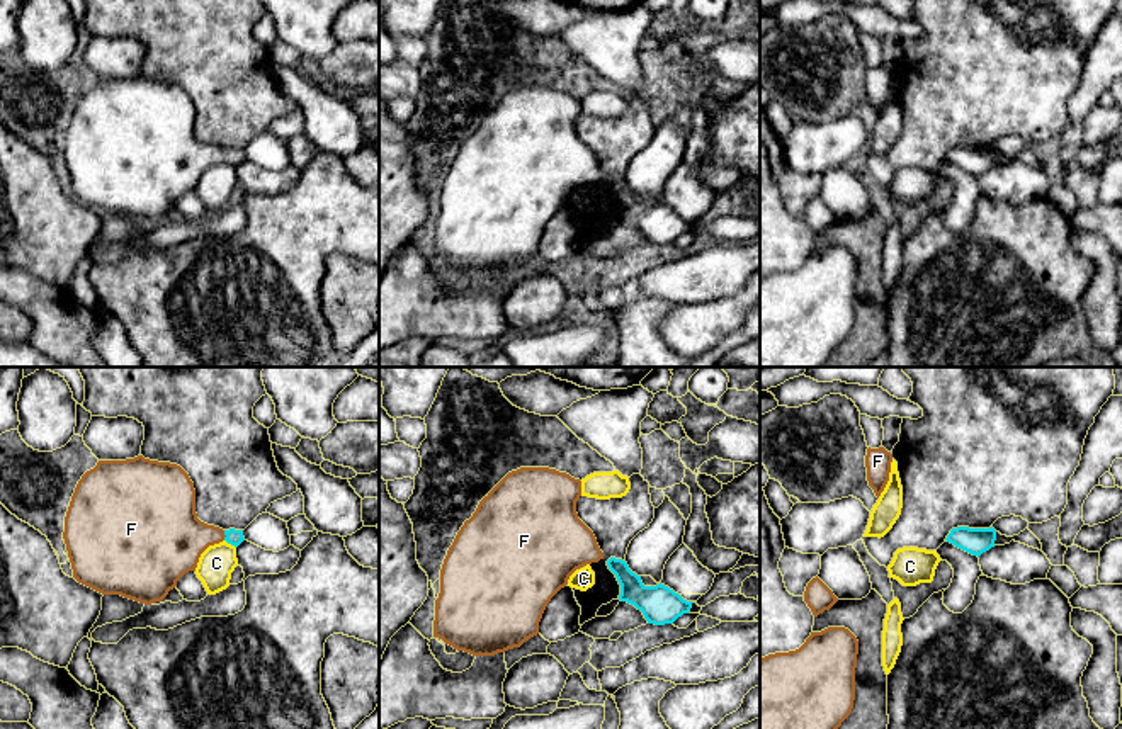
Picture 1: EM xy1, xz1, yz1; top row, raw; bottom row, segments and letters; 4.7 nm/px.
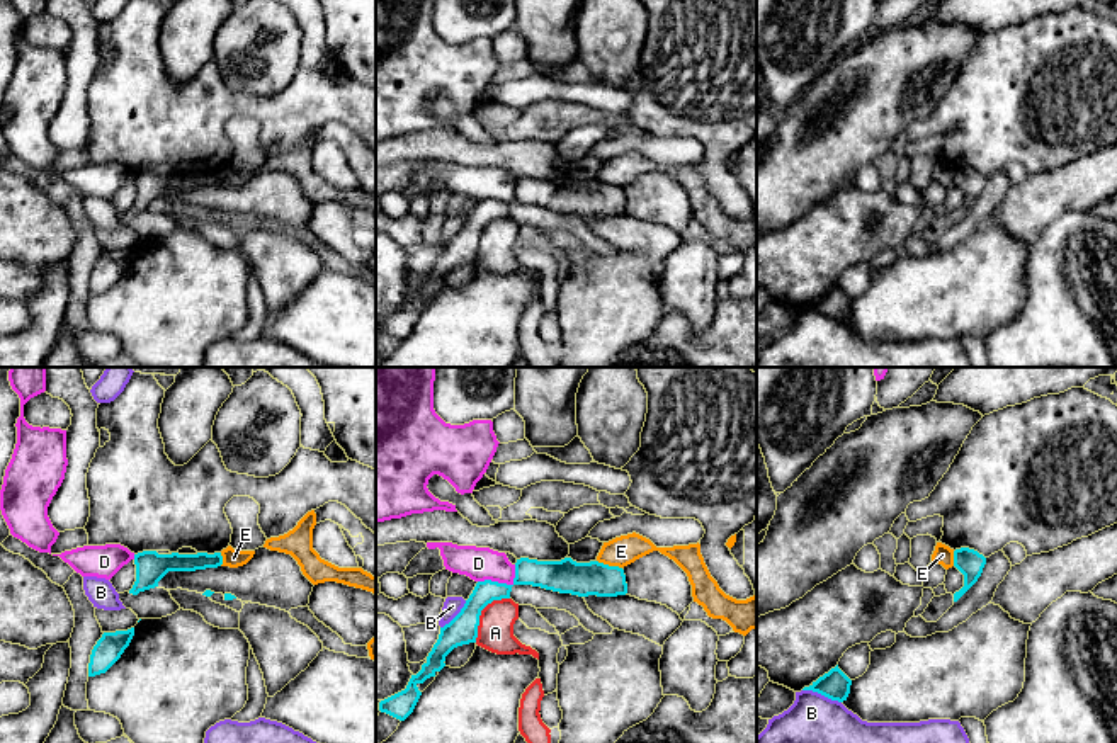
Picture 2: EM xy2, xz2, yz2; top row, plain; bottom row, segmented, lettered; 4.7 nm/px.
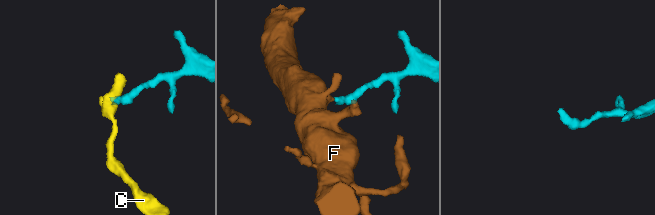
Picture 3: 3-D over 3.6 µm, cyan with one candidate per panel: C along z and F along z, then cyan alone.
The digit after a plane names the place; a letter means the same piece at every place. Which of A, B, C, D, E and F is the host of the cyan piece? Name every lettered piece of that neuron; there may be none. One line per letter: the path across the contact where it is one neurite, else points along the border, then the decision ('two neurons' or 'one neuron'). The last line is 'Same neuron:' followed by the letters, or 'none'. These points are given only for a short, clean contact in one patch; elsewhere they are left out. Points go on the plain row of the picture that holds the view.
A: border along xz2 (509, 216), (492, 220), (481, 230), (475, 260); two neurons
B: two neurons
C: border along xy1 (225, 158), (235, 167); two neurons
D: border along xz2 (515, 184), (515, 194), (510, 203), (478, 201); two neurons
E: border along xz2 (597, 179), (621, 187); two neurons
F: runs through xy1 (235, 157), (225, 153), (172, 158); one neuron
Same neuron: F

